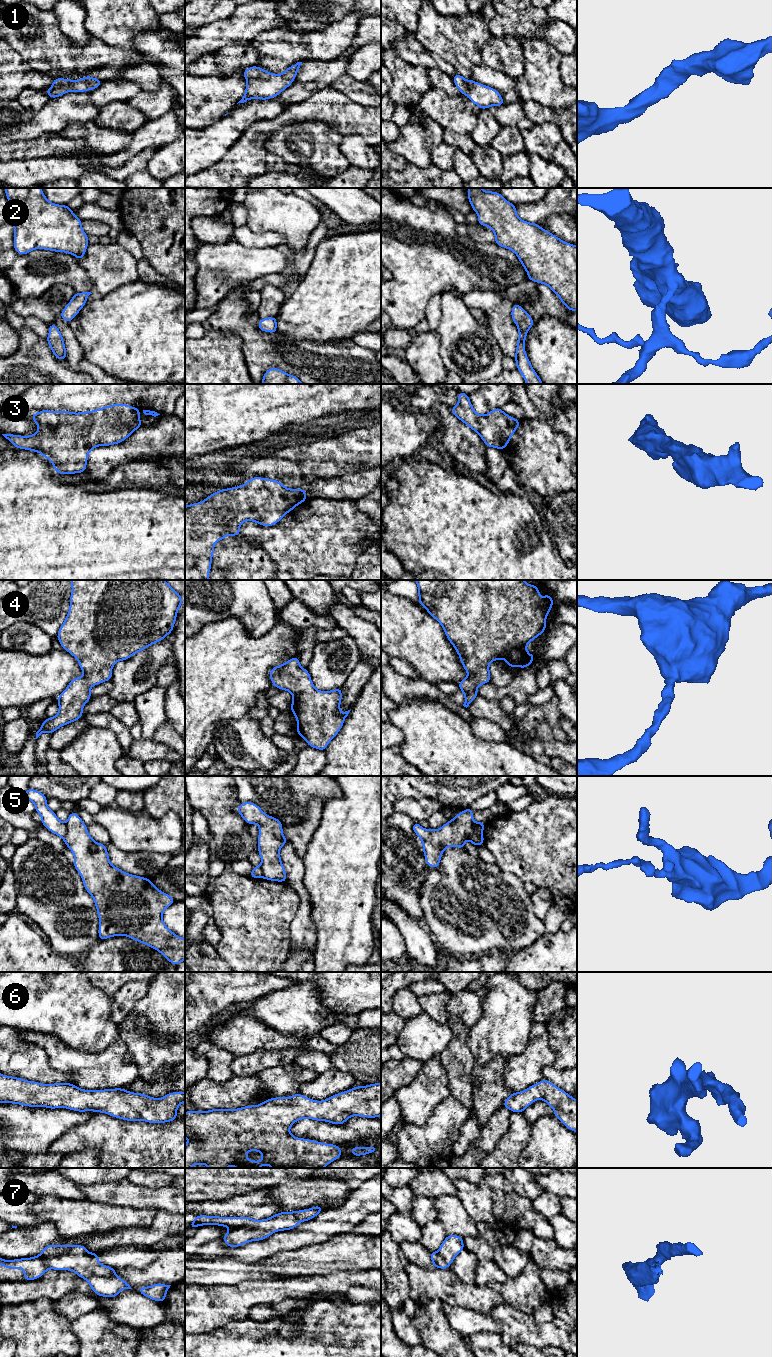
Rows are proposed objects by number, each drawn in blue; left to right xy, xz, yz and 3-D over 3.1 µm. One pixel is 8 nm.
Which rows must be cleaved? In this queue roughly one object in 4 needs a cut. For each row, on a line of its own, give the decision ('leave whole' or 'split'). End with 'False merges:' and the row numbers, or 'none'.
1: leave whole
2: leave whole
3: leave whole
4: leave whole
5: split
6: leave whole
7: leave whole
False merges: 5

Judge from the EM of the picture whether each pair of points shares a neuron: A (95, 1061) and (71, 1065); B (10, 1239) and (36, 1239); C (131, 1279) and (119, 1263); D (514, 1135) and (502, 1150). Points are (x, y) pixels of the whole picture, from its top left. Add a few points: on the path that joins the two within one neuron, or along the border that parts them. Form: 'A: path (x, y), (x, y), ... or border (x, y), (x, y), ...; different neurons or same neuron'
A: path (89, 1065), (77, 1065); same neuron
B: path (16, 1239), (30, 1239); same neuron
C: border (146, 1266), (143, 1268), (117, 1269); different neurons
D: path (513, 1139), (506, 1146); same neuron

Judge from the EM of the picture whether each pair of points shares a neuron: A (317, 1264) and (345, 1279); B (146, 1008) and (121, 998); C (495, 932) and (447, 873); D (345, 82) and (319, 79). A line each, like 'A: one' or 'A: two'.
A: two
B: two
C: one
D: two

